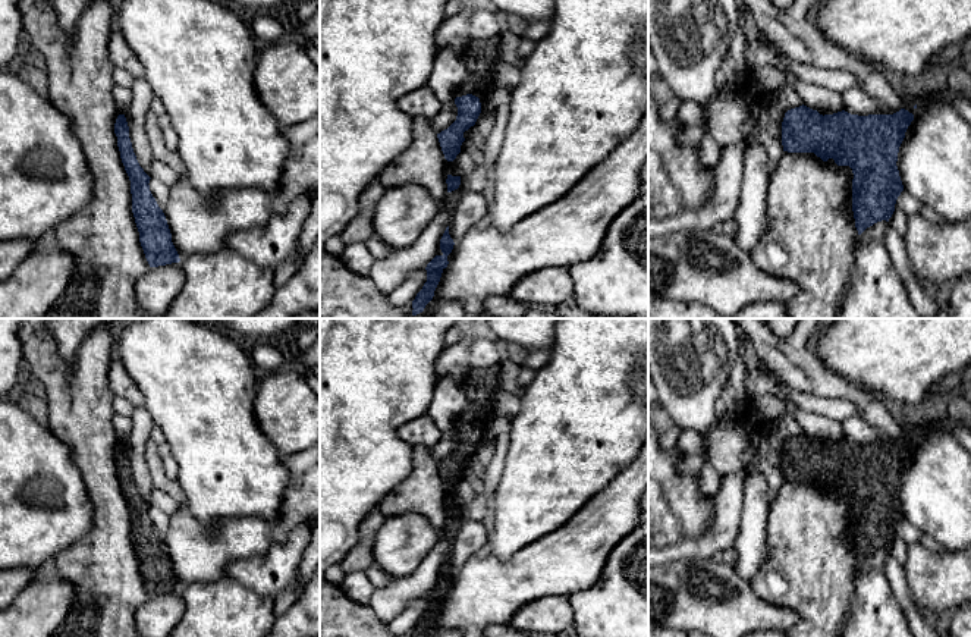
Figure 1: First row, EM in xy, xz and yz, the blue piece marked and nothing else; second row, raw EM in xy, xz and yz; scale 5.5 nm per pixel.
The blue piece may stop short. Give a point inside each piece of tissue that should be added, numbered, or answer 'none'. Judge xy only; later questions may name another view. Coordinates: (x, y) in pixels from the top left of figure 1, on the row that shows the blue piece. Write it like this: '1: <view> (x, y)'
none

